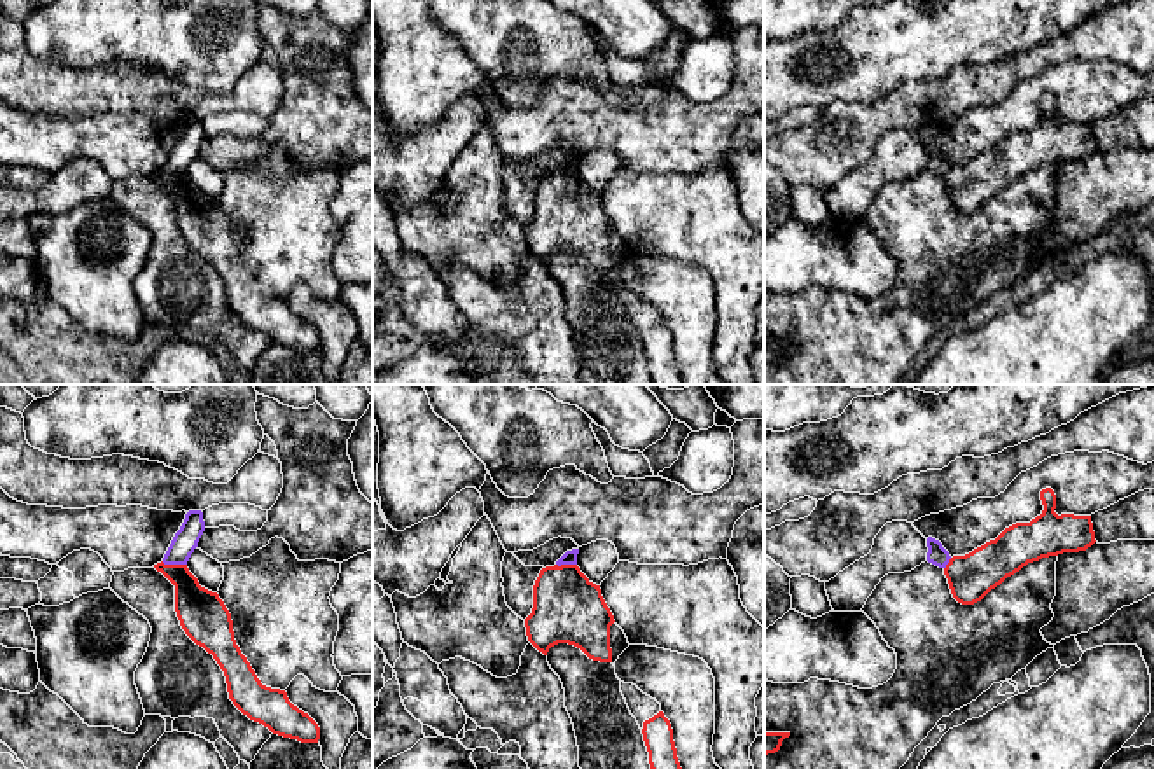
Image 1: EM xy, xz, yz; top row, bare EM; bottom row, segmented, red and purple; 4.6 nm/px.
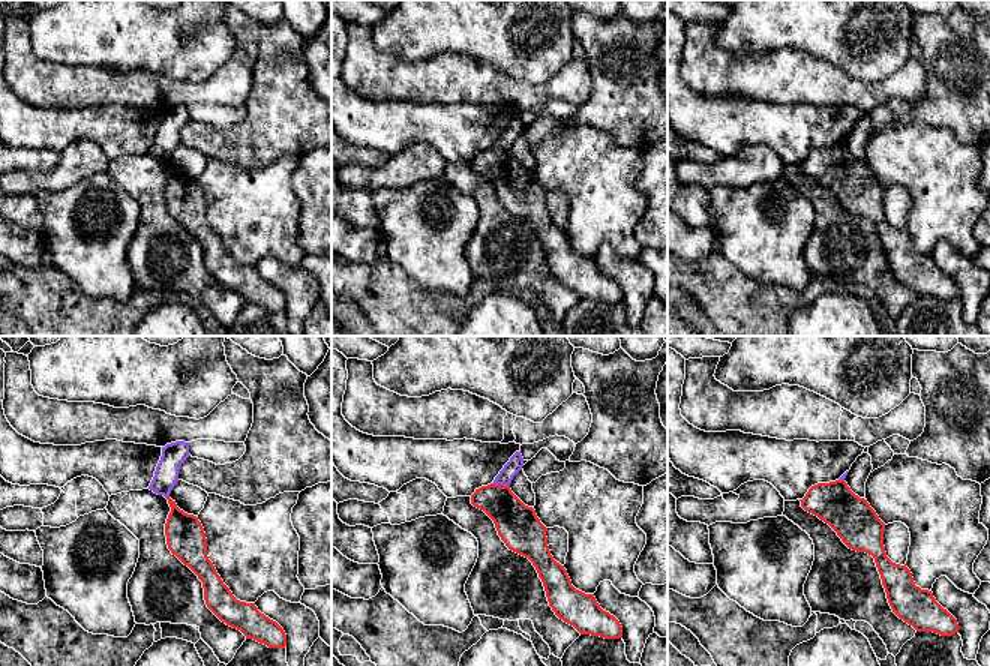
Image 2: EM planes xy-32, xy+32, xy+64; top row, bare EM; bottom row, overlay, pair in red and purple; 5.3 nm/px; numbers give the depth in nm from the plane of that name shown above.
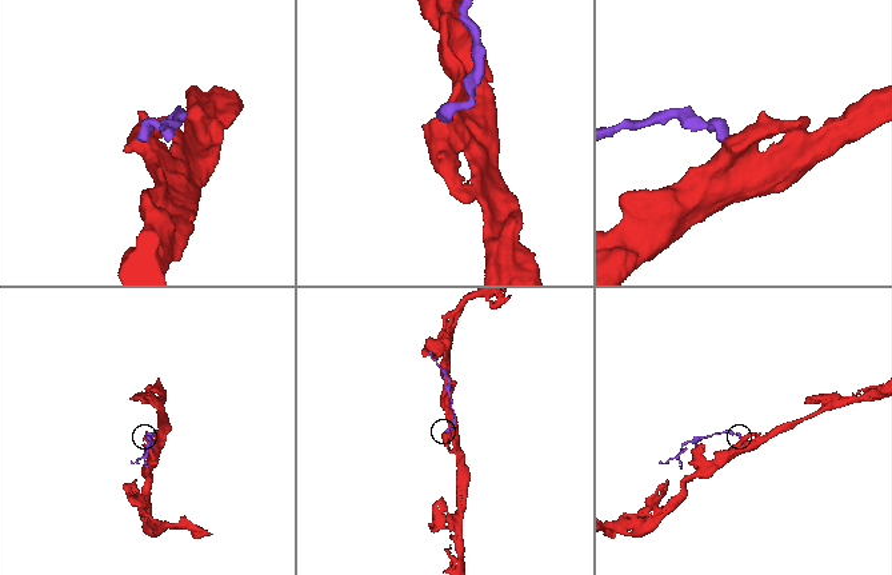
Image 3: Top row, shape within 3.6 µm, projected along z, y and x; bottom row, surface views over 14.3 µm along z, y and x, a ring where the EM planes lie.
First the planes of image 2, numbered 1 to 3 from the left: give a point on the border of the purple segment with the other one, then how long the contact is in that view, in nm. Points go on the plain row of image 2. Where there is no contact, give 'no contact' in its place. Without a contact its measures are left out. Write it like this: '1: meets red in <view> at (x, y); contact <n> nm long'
1: meets red in xy-32 at (167, 161); contact 30 nm long
2: meets red in xy+32 at (501, 149); contact 100 nm long
3: meets red in xy+64 at (842, 144); contact 30 nm long

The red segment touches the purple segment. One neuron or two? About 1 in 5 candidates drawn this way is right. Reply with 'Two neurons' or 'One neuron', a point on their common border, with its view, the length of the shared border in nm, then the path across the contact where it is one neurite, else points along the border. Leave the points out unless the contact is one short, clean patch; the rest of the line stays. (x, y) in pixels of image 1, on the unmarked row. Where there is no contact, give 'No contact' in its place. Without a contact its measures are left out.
Two neurons. Touches red at xy (173, 173). Shared border 120 nm

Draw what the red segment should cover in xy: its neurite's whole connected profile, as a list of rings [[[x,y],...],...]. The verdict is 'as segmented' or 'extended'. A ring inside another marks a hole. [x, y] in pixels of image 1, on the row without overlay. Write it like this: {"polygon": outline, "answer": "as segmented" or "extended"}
{"polygon": [[[154,173],[175,194],[175,220],[185,243],[213,264],[224,280],[229,308],[273,343],[318,351],[320,336],[294,315],[285,299],[261,292],[234,248],[231,222],[217,201],[199,194],[187,173]]], "answer": "as segmented"}

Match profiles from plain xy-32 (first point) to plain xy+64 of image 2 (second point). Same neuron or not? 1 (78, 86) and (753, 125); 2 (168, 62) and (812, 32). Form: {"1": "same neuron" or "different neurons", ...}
{"1": "different neurons", "2": "same neuron"}

